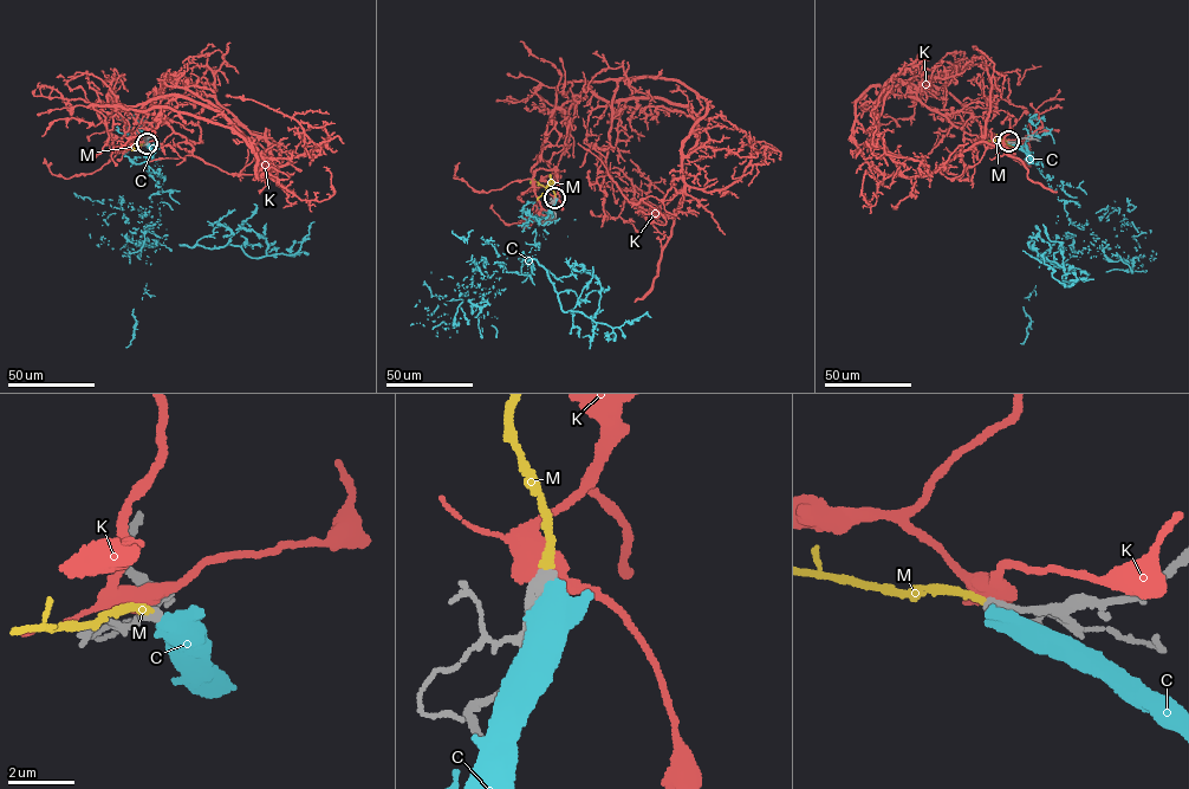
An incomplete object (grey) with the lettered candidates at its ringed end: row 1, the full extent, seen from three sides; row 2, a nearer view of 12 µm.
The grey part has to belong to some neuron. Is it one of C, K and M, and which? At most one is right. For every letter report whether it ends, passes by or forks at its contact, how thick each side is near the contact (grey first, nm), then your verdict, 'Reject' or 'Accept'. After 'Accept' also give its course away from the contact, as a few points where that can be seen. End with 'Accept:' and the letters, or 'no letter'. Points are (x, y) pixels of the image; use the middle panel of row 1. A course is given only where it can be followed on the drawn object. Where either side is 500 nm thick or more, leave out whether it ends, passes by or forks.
C: Thickness 400 nm (grey) against 600 nm. Reject
K: Thickness 400 nm (grey) against 600 nm. Reject
M: It ends there. Thickness 400 nm (grey) against 200 nm. Accept. Its course: (554, 198), (551, 180), (545, 187), (532, 179), (531, 183)
Accept: M

